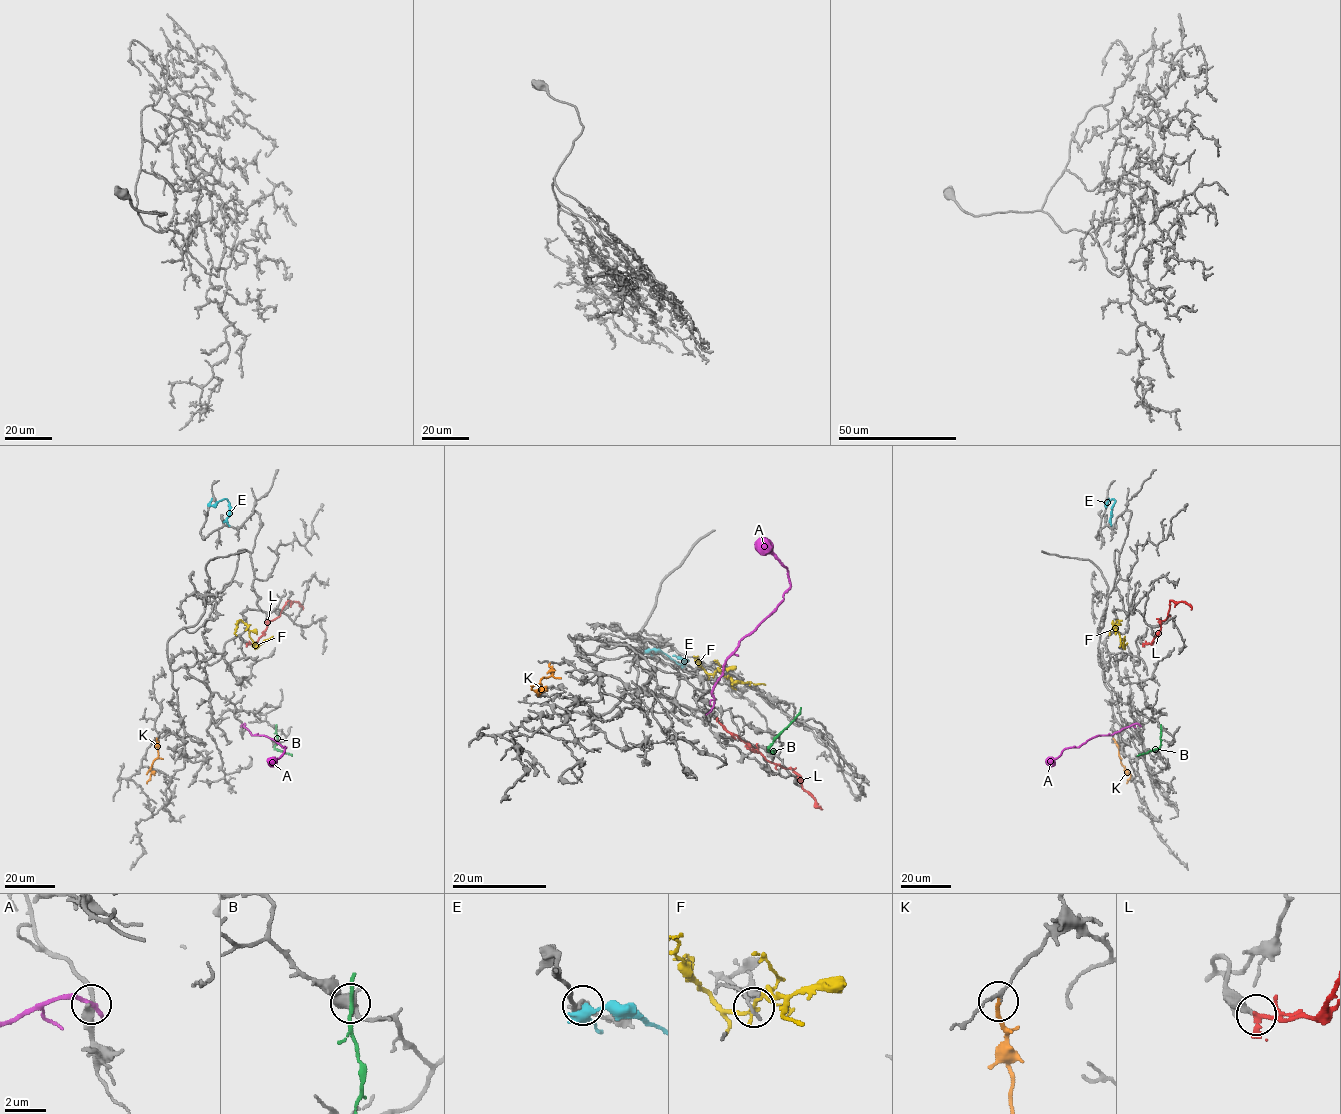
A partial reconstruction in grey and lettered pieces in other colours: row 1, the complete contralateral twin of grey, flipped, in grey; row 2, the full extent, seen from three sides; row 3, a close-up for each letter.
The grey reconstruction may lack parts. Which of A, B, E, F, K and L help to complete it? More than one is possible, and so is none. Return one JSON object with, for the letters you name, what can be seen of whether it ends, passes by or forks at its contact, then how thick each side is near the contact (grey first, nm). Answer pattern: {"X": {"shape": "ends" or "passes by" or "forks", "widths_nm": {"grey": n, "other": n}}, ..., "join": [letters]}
{"K": {"shape": "ends", "widths_nm": {"grey": 140, "other": 180}}, "L": {"shape": "passes by", "widths_nm": {"grey": 280, "other": 200}}, "join": ["K", "L"]}

